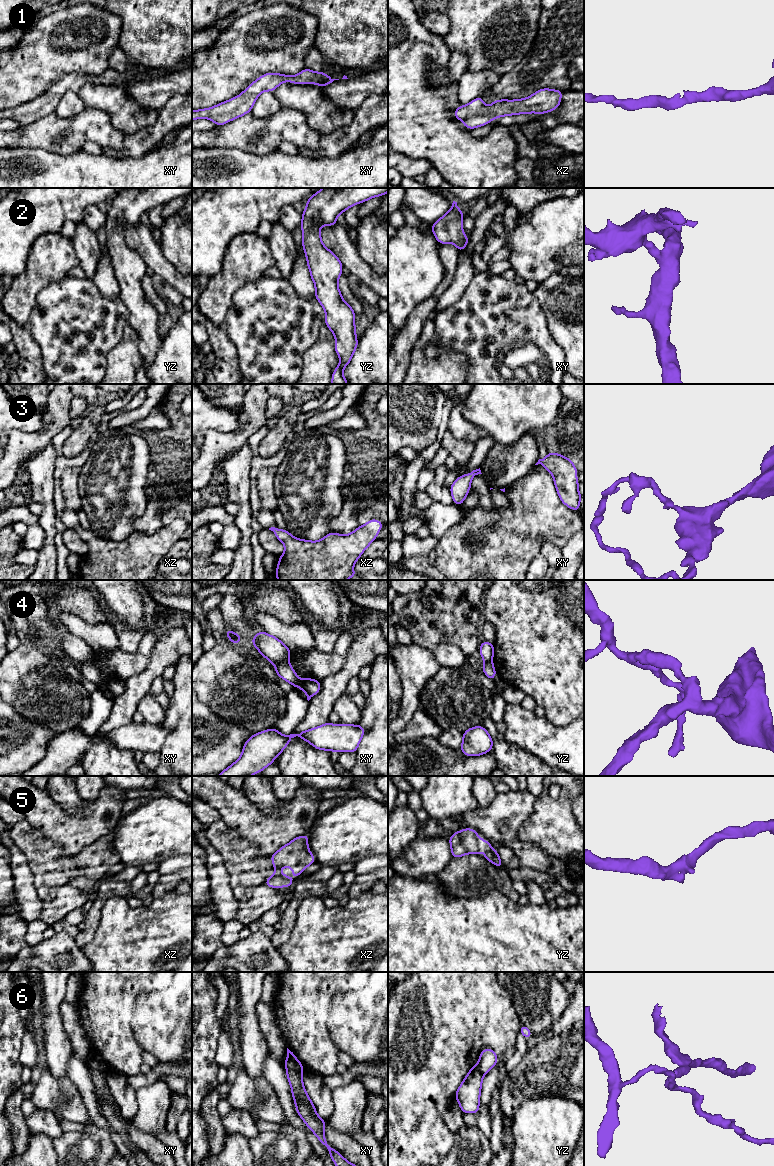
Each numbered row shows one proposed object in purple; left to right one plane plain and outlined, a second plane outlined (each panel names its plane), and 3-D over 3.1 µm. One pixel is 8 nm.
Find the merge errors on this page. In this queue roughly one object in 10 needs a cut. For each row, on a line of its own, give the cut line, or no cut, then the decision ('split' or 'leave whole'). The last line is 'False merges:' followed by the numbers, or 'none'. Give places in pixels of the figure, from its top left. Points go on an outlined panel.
1: cut none; leave whole
2: cut none; leave whole
3: cut none; leave whole
4: cut xy (287, 660), (283, 660), (275, 665); split
5: cut none; leave whole
6: cut xy (286, 1066), (301, 1072); split
False merges: 4, 6

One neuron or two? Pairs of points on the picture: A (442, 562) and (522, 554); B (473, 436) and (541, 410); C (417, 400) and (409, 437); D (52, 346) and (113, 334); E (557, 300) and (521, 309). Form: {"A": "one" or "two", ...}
{"A": "one", "B": "two", "C": "one", "D": "one", "E": "two"}

